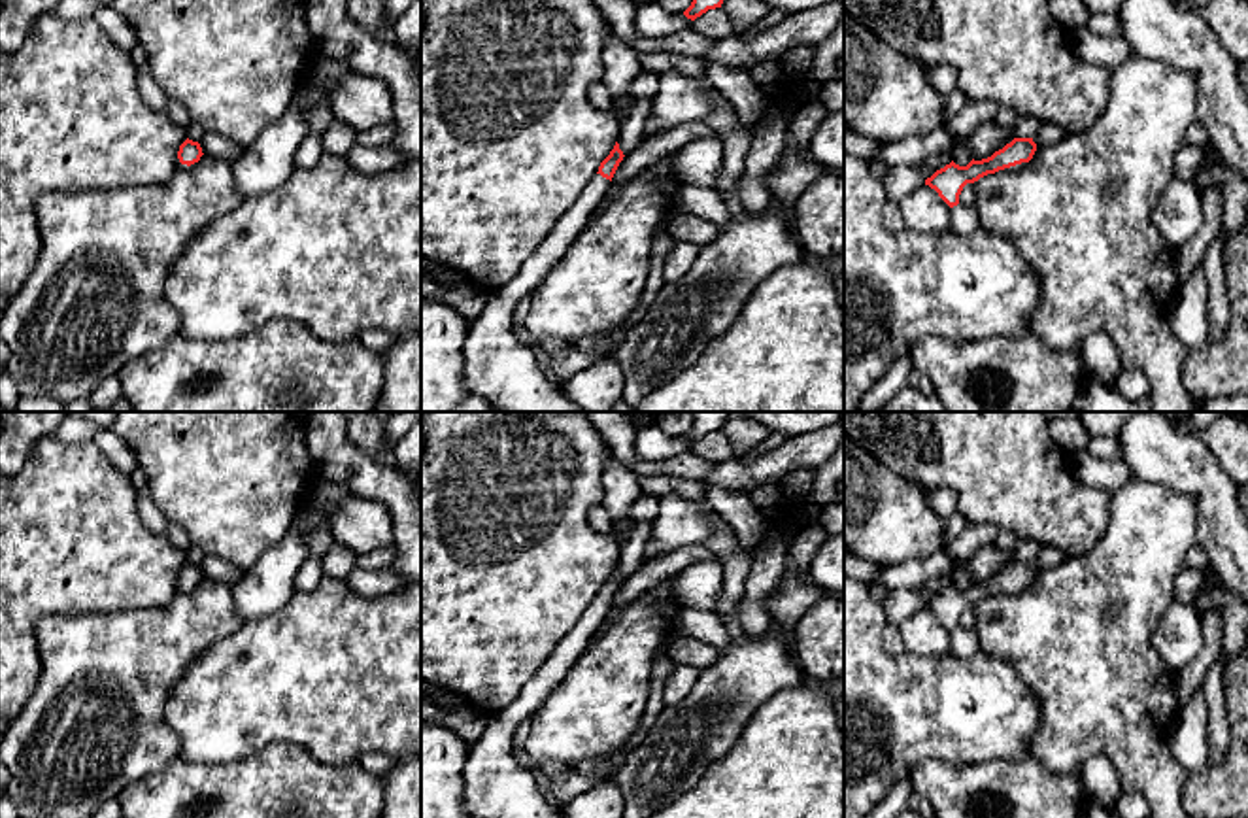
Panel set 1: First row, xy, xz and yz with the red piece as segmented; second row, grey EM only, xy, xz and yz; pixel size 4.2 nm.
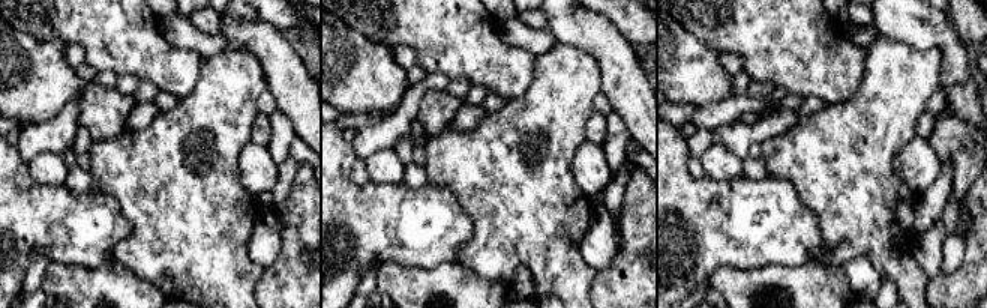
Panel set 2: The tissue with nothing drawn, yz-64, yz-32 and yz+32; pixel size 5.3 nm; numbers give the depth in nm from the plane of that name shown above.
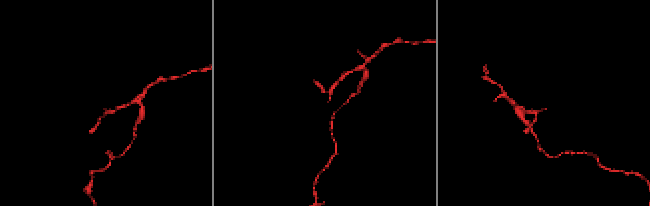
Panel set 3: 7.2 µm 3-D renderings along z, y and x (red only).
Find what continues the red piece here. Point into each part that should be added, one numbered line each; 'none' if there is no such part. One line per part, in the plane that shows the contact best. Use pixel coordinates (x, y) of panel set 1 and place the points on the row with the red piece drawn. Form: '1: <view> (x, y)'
1: xz (499, 369)

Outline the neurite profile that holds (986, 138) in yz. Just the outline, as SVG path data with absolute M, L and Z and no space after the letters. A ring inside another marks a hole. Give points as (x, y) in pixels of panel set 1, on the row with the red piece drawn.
M986 121L969 134L967 149L970 159L982 161L1003 149L1012 140L1010 128L1001 127L995 121Z

